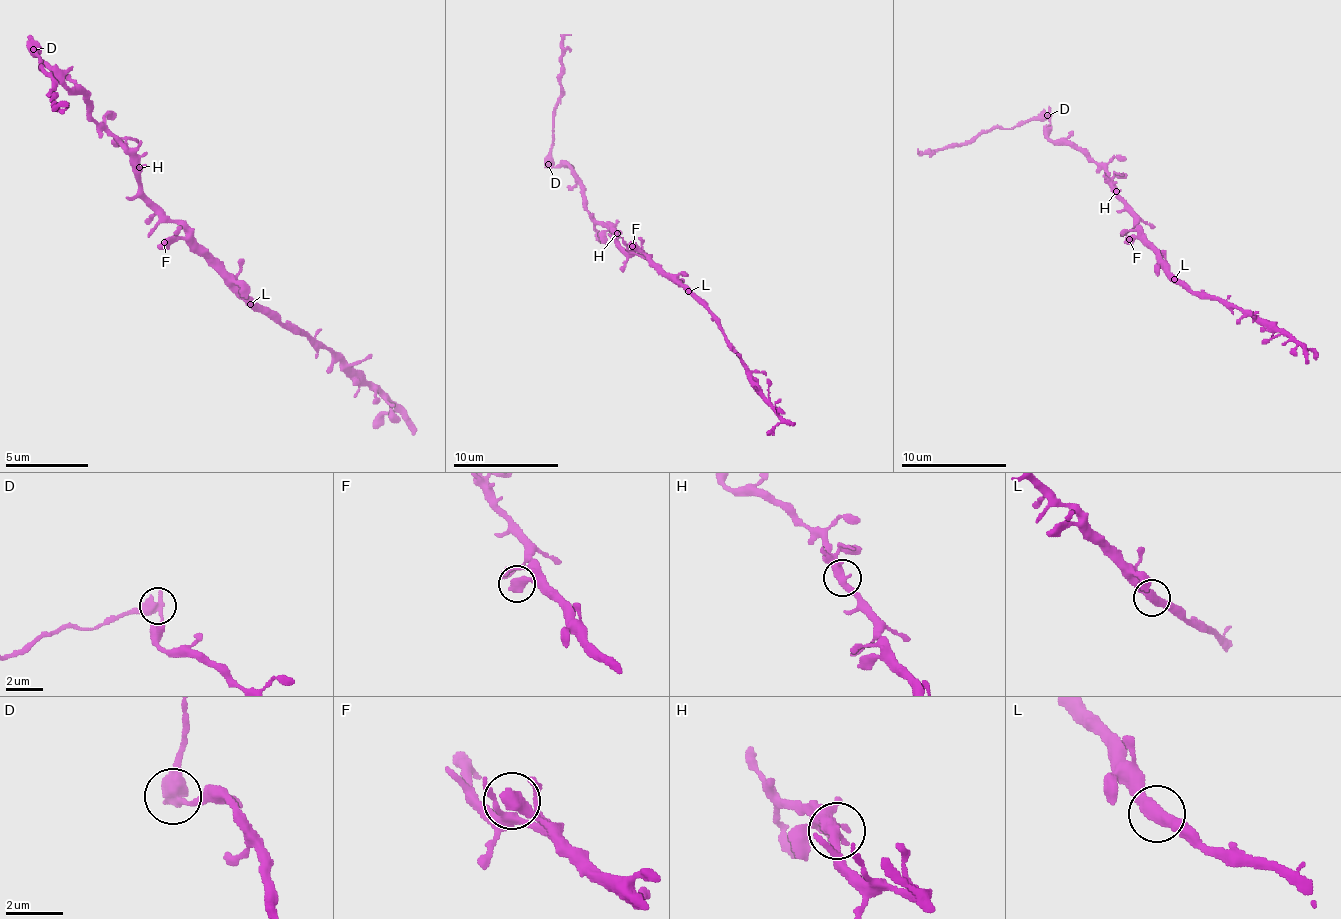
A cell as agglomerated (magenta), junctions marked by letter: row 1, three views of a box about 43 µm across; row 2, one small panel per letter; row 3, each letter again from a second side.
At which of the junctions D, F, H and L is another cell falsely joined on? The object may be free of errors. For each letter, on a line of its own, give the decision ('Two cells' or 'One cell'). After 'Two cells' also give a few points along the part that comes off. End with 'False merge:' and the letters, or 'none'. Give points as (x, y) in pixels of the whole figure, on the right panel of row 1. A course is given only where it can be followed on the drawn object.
D: Two cells. Course of the part to remove: (1047, 115), (1020, 120), (1012, 128), (991, 128), (941, 149), (919, 152), (917, 149)
F: One cell
H: One cell
L: One cell
False merge: D

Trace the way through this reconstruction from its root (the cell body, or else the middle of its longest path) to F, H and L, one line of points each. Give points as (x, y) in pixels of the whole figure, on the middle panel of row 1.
F: (624, 248), (643, 254), (632, 246)
H: (624, 248), (617, 240), (617, 233)
L: (624, 248), (648, 256), (688, 291)

